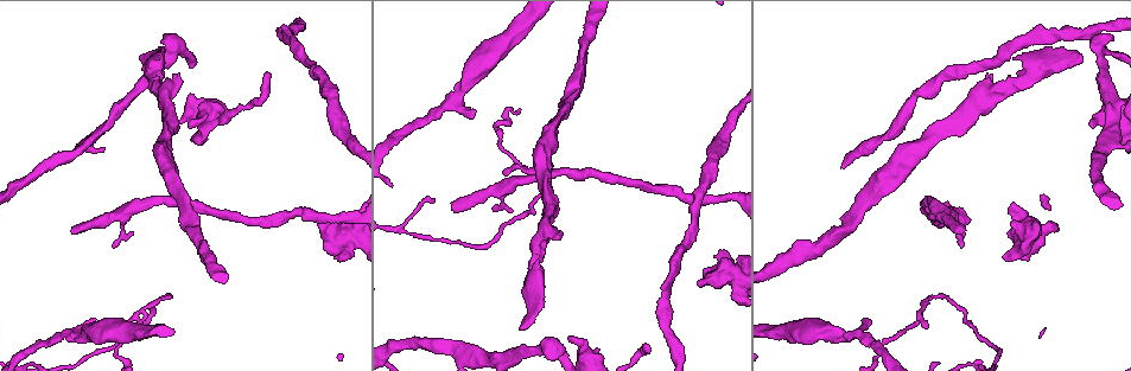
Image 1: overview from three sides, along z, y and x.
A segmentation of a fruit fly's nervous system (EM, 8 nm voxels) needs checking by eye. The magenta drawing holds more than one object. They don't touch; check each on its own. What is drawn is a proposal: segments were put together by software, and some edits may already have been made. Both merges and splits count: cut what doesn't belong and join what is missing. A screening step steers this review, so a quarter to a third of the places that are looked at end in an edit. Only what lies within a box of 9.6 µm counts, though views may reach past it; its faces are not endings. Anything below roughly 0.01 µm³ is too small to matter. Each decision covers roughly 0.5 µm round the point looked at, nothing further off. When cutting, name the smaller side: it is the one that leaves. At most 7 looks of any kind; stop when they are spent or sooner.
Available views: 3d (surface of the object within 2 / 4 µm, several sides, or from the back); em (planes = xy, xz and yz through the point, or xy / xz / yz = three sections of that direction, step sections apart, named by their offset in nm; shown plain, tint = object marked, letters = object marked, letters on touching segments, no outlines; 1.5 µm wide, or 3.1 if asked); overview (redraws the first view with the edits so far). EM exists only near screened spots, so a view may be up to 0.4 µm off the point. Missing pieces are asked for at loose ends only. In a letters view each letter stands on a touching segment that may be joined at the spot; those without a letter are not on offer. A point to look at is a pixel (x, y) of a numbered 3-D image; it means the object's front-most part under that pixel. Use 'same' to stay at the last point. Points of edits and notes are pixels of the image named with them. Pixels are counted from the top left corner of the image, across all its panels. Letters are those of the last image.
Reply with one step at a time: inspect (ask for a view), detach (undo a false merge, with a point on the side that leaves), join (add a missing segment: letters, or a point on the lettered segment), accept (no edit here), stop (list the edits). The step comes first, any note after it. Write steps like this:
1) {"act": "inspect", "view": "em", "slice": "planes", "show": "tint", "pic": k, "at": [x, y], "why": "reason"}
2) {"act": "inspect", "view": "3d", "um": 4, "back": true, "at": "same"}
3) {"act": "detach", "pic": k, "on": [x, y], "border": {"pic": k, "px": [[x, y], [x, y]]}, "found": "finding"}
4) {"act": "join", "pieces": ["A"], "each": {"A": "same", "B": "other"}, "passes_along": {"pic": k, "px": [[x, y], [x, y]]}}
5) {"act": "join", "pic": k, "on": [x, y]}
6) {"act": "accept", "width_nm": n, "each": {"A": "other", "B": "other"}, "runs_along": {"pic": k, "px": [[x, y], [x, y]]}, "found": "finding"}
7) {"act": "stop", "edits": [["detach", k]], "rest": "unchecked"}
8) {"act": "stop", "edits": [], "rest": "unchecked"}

{"act": "inspect", "view": "3d", "um": 4, "pic": 1, "at": [476, 112], "why": "free end"}

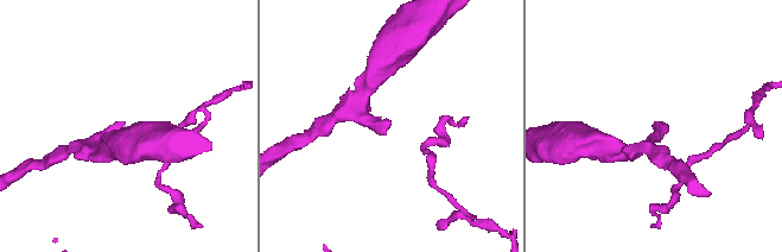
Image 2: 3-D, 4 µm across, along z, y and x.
{"act": "inspect", "view": "em", "slice": "planes", "show": "letters", "pic": 2, "at": [654, 125]}

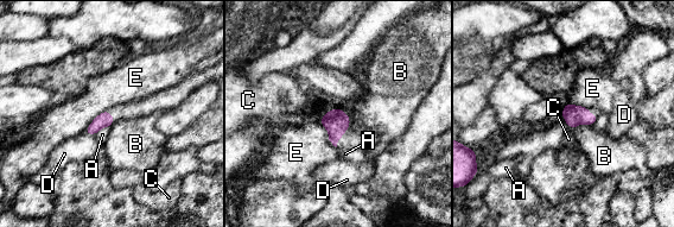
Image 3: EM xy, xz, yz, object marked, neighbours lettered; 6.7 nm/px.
{"act": "accept", "each": {"A": "other", "B": "other", "C": "other", "D": "other", "E": "other"}, "border": {"pic": 3, "px": [[560, 114], [571, 127], [593, 125]]}, "found": "no lettered segment goes on from it"}

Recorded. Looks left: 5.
{"act": "inspect", "view": "em", "slice": "planes", "show": "letters", "pic": 1, "at": [453, 205], "why": "branch stops here"}

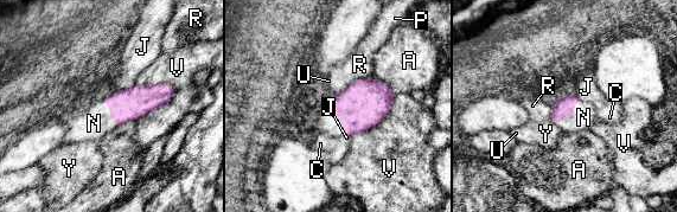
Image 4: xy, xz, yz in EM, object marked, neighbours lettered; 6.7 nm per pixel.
{"act": "join", "pieces": ["N"], "longest_contact_nm": ["V", 360], "each": {"A": "other", "C": "other", "J": "other", "N": "same", "P": "other", "R": "other", "U": "other", "V": "other", "Y": "other"}, "passes_along": {"pic": 4, "px": [[564, 106], [570, 116], [585, 115]]}, "found": "the cell continues"}

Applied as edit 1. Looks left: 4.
{"act": "inspect", "view": "overview"}

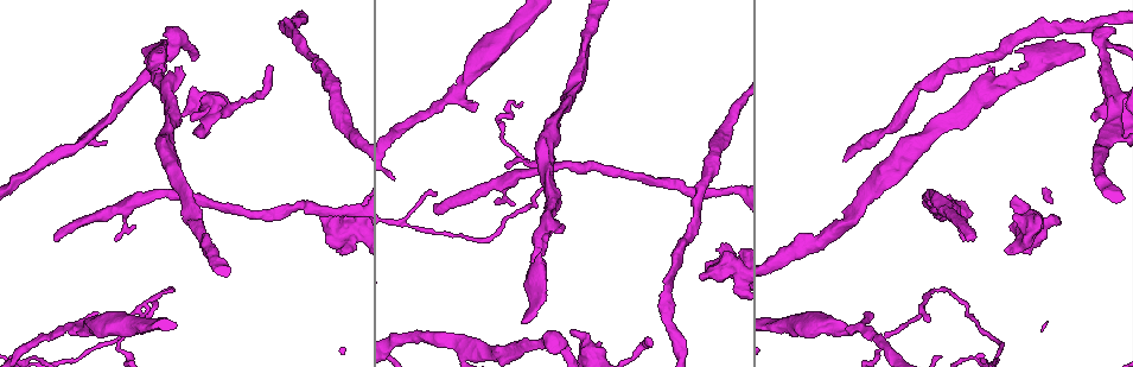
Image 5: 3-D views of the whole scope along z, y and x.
{"act": "inspect", "view": "3d", "um": 2, "back": true, "pic": 5, "at": [722, 242], "why": "free end"}

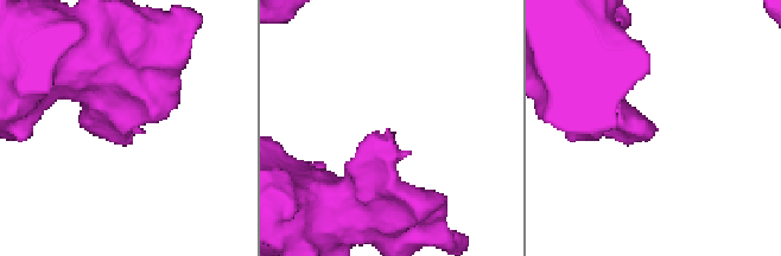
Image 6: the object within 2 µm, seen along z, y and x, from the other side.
{"act": "inspect", "view": "em", "slice": "planes", "show": "tint", "pic": 6, "at": [389, 128]}

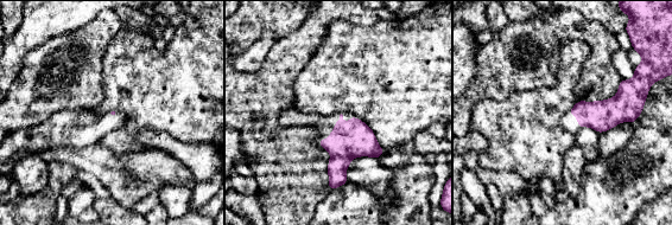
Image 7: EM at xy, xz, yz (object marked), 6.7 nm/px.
{"act": "inspect", "view": "em", "slice": "planes", "show": "letters", "at": "same", "why": "what lies round it"}

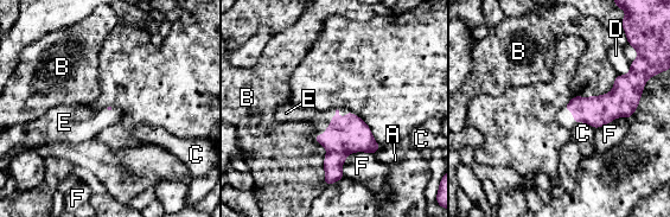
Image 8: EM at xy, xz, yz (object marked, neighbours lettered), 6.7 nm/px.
{"act": "join", "pieces": ["E"], "each": {"A": "other", "B": "other", "C": "other", "D": "other", "E": "same", "F": "other"}, "found": "the cell continues"}

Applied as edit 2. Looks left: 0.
{"act": "stop", "edits": [["join", 4], ["join", 8]], "rest": "unchecked"}

